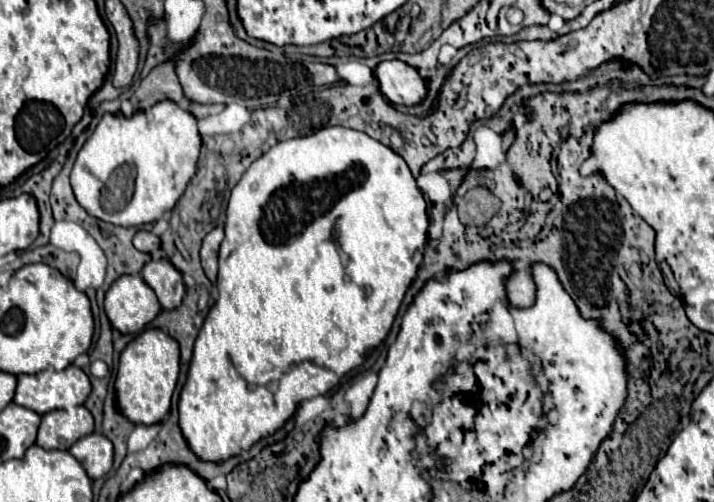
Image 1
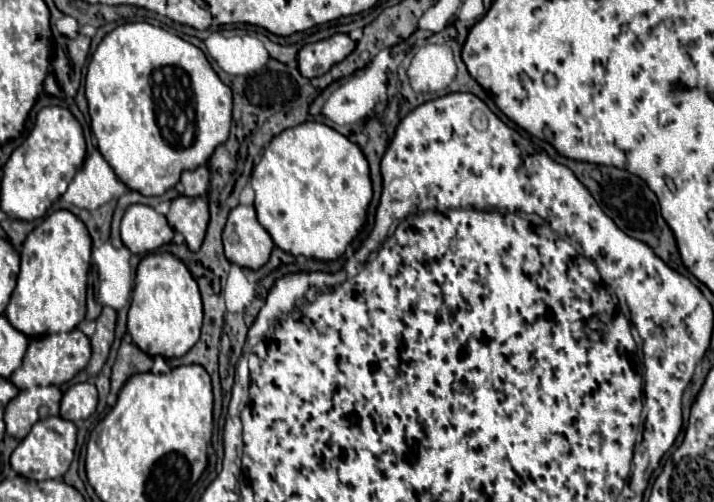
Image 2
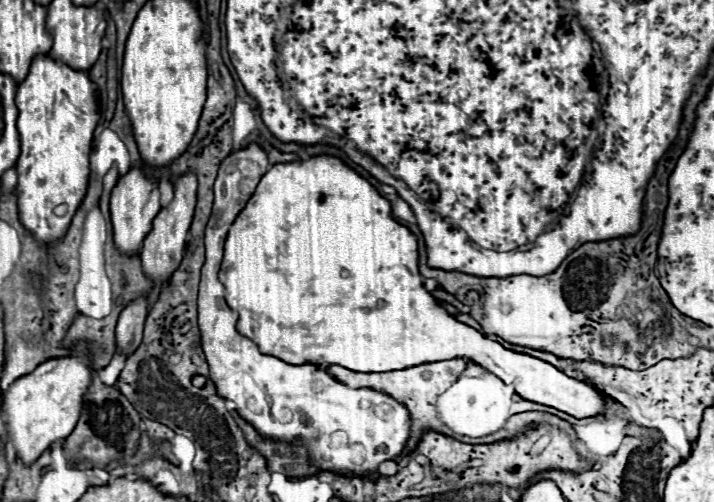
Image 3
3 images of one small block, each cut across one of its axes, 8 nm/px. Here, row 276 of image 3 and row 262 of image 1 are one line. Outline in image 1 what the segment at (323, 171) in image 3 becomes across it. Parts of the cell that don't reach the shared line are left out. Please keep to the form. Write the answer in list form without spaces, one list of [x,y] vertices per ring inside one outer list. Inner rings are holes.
[[[330,126],[310,136],[278,142],[266,154],[262,154],[232,188],[226,208],[226,236],[220,244],[220,272],[216,282],[220,296],[210,308],[202,324],[202,332],[198,332],[186,384],[178,400],[178,426],[182,428],[182,436],[186,436],[186,444],[190,444],[190,450],[200,460],[214,460],[216,464],[218,460],[230,460],[232,456],[248,452],[258,440],[276,434],[286,424],[286,420],[292,418],[302,400],[326,394],[340,382],[346,372],[360,366],[366,356],[388,336],[402,298],[422,264],[426,240],[428,208],[414,176],[410,174],[408,164],[402,156],[370,138],[368,134],[352,128]]]

